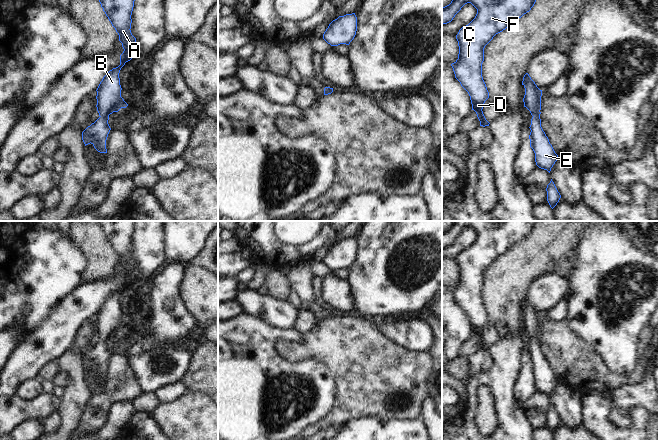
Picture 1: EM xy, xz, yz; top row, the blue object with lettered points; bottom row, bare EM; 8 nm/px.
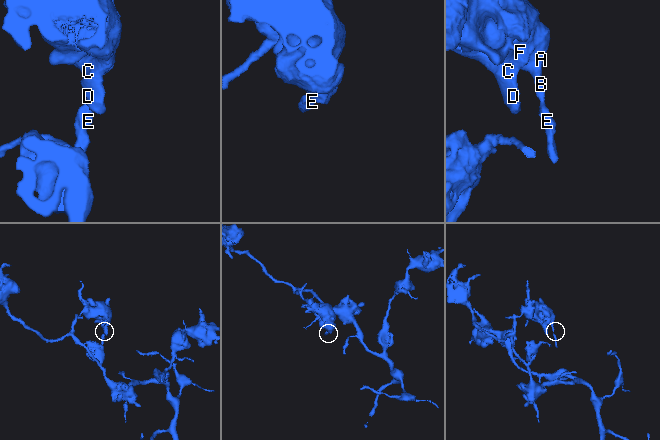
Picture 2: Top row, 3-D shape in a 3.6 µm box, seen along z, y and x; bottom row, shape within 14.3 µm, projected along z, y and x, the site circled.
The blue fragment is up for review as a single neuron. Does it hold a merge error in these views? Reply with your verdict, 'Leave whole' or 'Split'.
Leave whole

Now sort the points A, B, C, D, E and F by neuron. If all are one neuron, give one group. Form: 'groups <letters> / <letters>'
groups A B C D E F

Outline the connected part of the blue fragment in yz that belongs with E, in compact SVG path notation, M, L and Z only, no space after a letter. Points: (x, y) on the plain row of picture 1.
M528 297L524 299L522 309L525 312L523 322L524 331L526 331L533 340L529 351L531 354L529 359L530 371L535 377L536 389L550 397L551 392L558 383L558 379L555 377L548 361L541 351L540 334L542 314L537 311Z

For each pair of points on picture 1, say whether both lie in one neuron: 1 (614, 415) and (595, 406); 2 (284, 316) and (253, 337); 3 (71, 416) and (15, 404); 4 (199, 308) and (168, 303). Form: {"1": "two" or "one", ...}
{"1": "two", "2": "two", "3": "two", "4": "two"}

